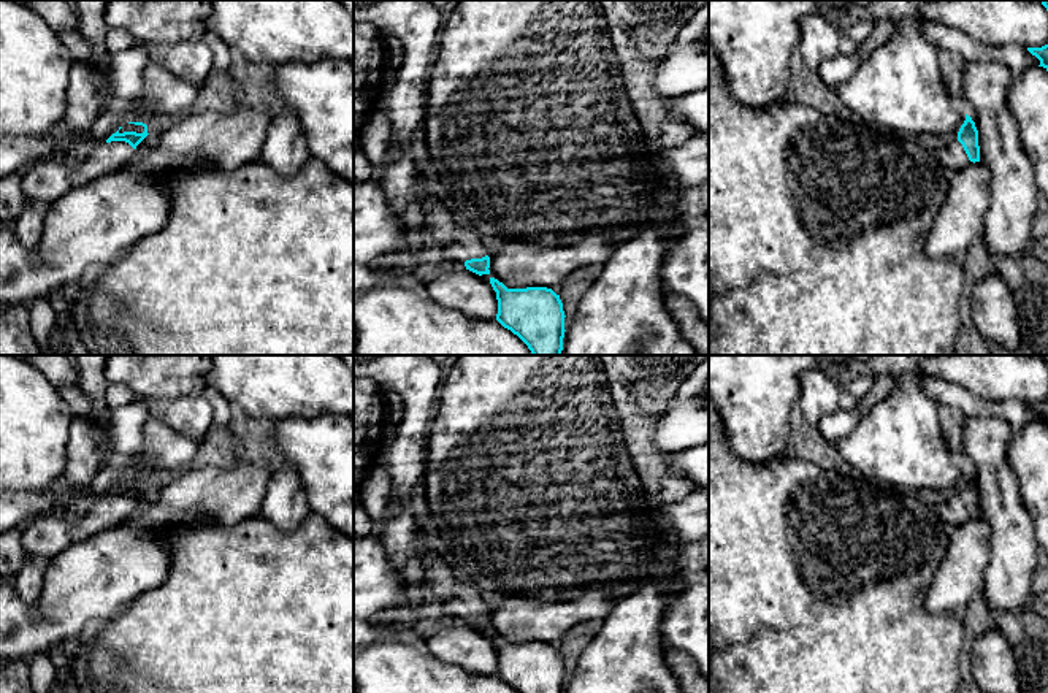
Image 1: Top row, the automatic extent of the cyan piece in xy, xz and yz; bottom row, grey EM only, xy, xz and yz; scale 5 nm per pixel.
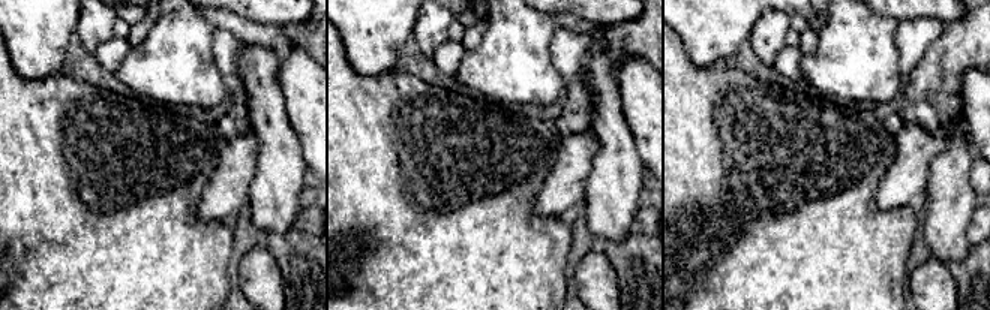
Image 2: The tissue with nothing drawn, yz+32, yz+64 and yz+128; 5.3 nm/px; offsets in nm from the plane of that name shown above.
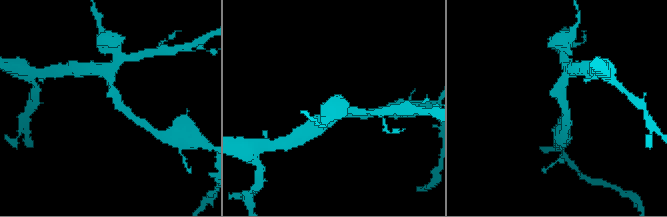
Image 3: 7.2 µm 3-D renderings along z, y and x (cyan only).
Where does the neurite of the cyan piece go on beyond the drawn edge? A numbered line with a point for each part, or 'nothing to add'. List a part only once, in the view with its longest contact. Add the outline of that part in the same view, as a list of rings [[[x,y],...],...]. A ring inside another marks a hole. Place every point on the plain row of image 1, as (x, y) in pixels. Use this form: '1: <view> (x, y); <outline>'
1: xy (107, 513); [[[125,496],[97,500],[90,512],[75,520],[75,539],[87,539],[127,522],[133,509],[135,504]]]

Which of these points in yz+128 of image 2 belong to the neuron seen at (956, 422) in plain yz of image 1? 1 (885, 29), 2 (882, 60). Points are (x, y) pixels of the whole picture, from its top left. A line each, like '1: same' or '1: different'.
1: different
2: different

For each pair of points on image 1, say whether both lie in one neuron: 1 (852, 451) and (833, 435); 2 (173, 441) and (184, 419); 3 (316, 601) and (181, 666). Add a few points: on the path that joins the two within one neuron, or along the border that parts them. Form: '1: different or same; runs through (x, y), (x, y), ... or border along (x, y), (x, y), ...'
1: different; border along (861, 417), (834, 446)
2: different; border along (143, 424), (151, 414), (157, 414), (200, 441)
3: same; runs through (283, 635), (251, 666), (214, 666)

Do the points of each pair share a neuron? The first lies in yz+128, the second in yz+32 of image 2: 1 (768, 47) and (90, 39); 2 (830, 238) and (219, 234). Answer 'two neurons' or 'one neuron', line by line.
1: one neuron
2: one neuron

